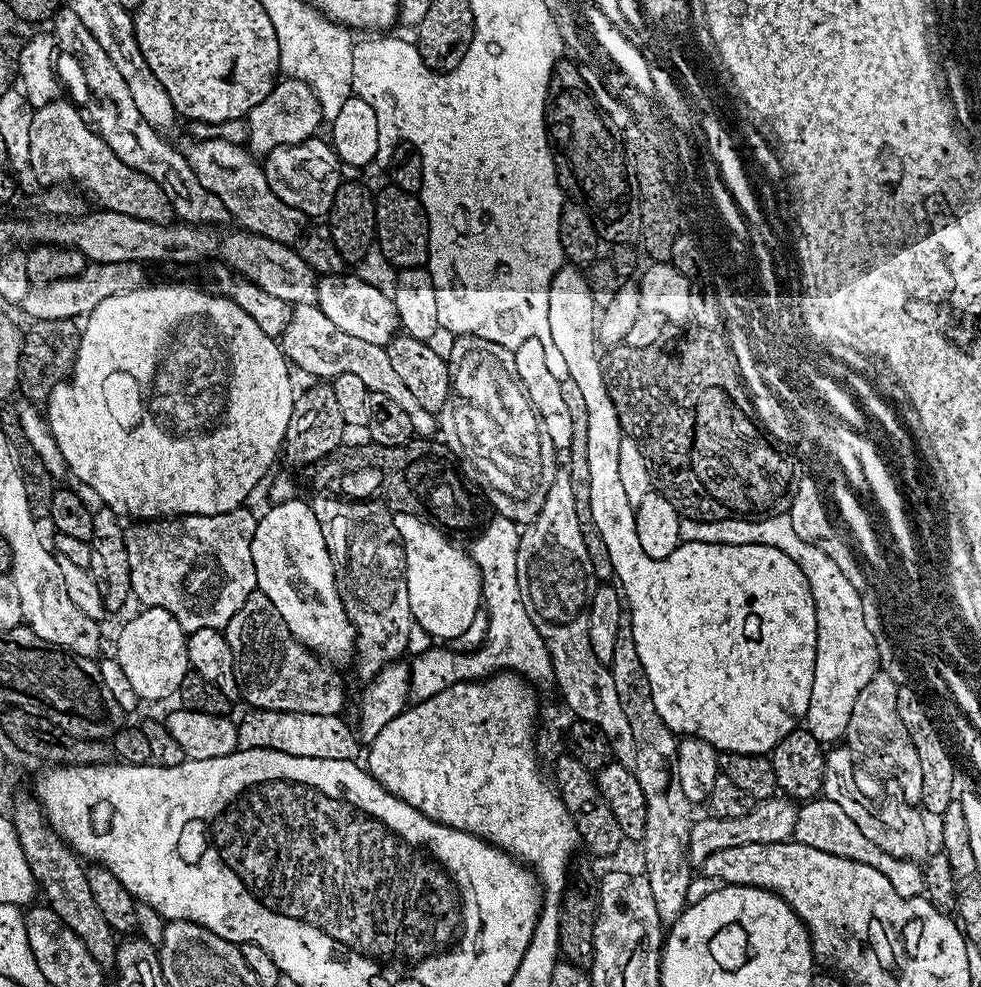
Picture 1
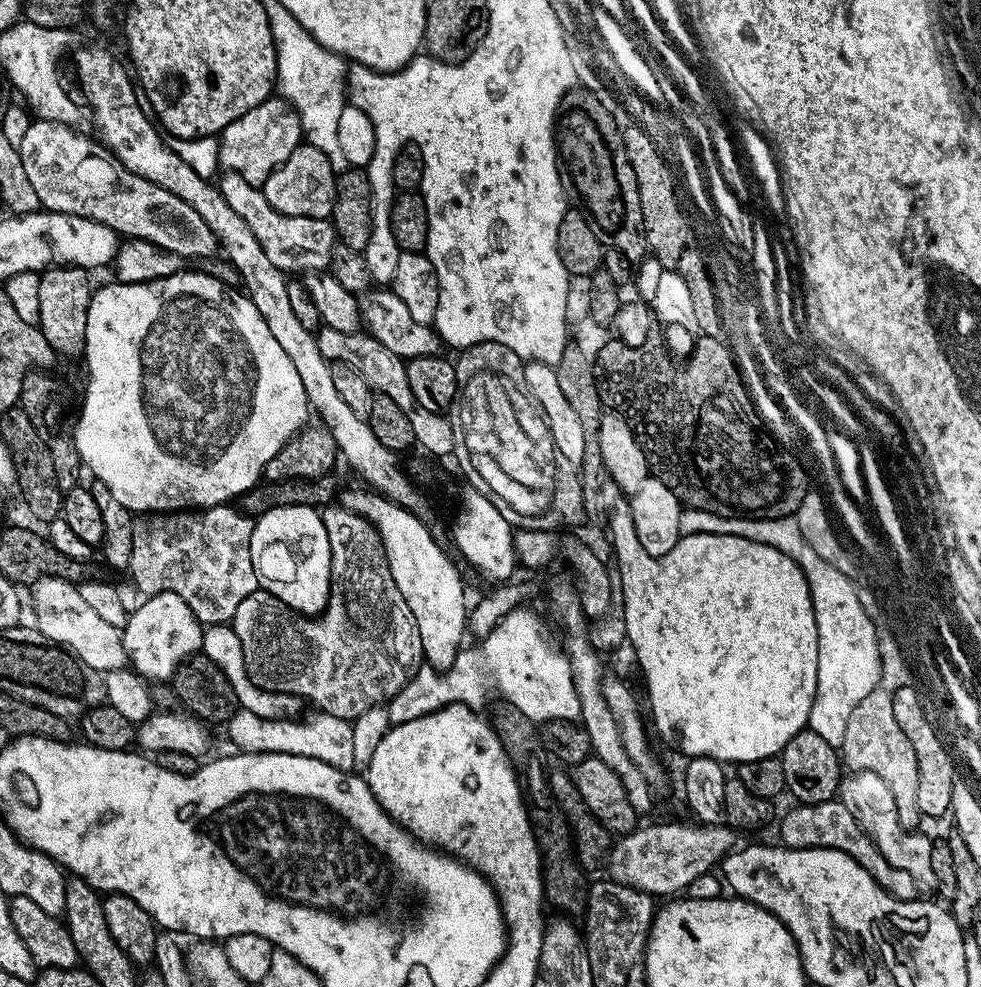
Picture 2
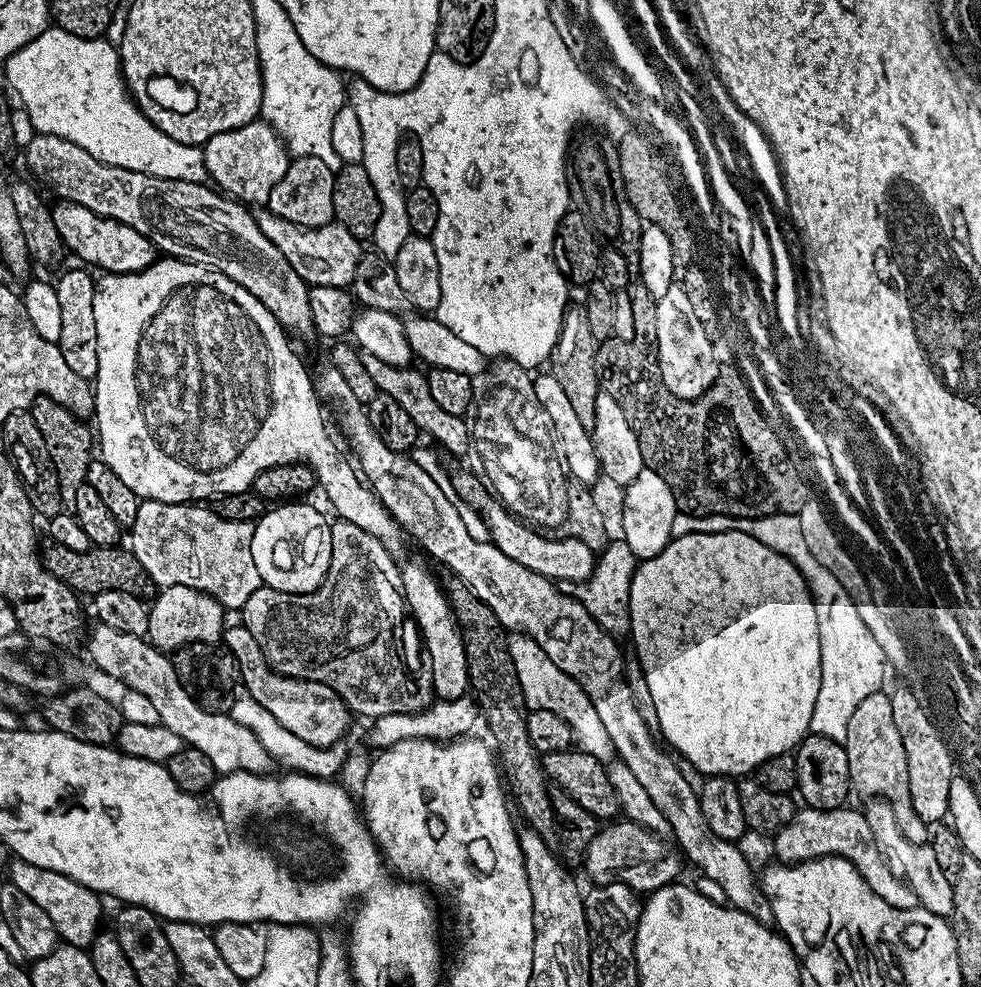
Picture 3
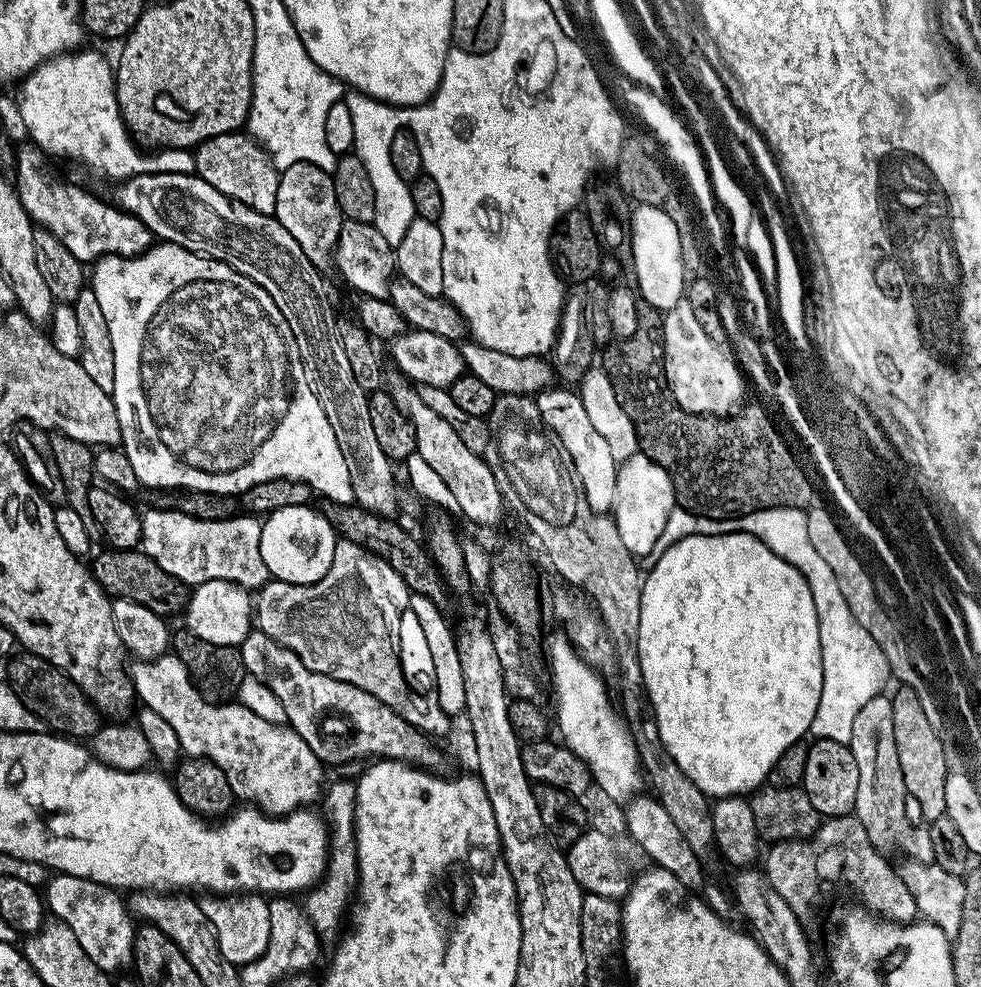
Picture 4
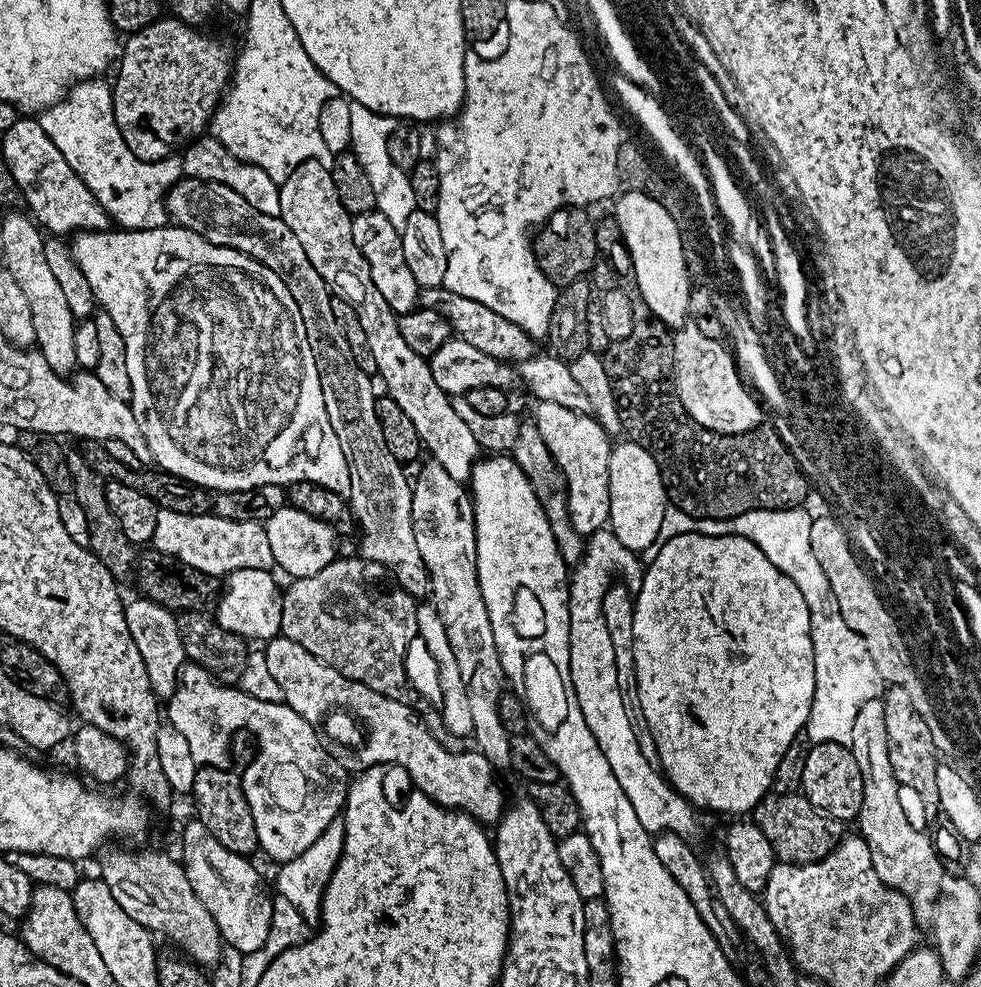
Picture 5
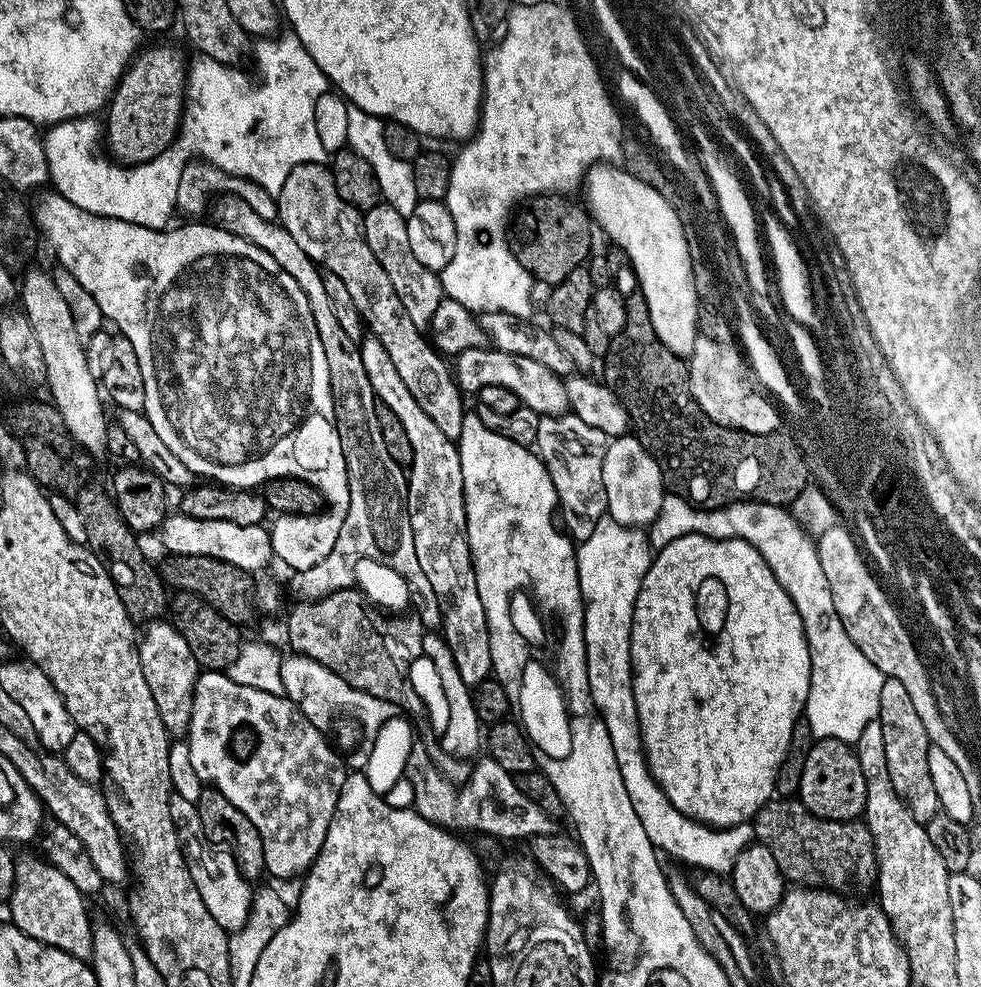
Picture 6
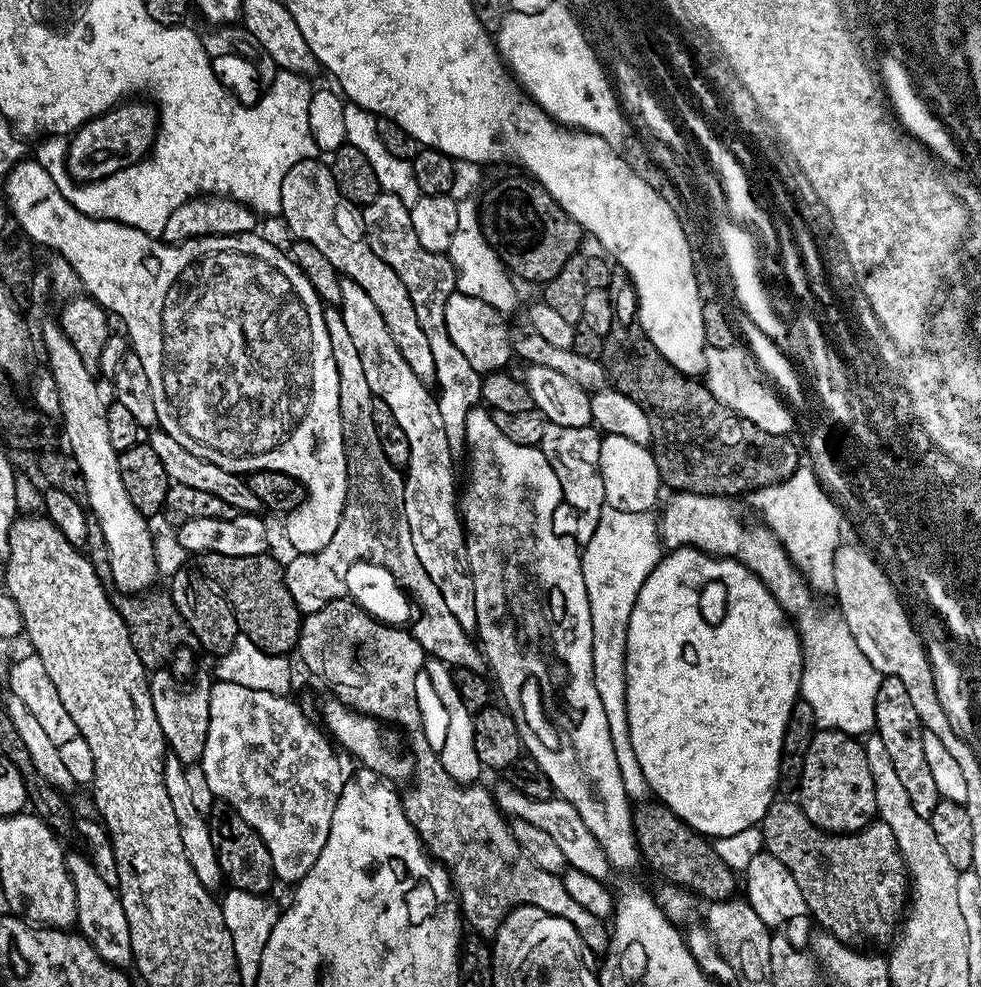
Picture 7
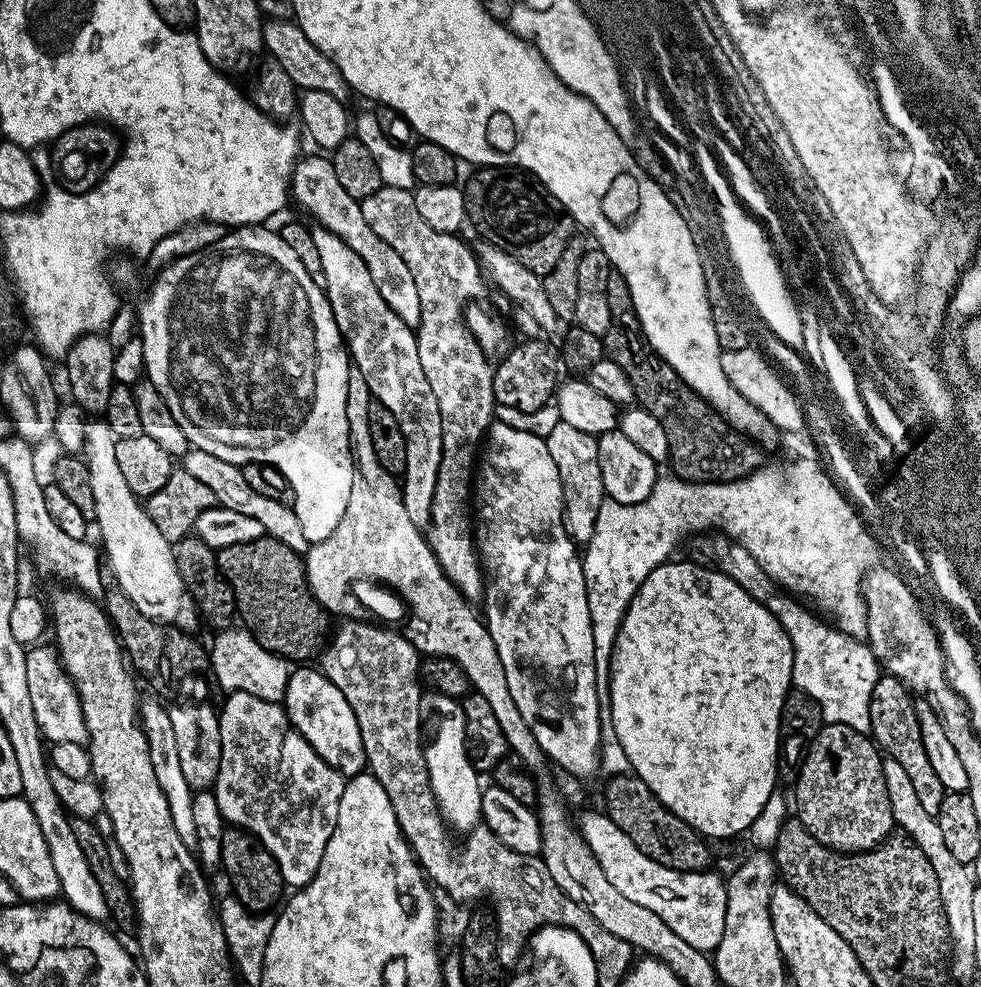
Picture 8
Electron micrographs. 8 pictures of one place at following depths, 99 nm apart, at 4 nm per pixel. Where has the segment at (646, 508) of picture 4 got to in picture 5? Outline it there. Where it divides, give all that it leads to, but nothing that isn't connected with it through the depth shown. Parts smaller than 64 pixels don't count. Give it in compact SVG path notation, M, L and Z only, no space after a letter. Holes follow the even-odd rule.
M631 442L616 444L610 454L610 514L608 524L622 542L632 552L644 554L658 541L658 529L666 507L666 489L660 468L645 448Z

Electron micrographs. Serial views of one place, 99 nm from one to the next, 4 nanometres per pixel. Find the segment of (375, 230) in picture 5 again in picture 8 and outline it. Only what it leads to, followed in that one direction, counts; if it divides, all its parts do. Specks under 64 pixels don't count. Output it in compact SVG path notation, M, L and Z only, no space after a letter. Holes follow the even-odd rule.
M407 188L378 189L370 198L360 201L362 218L368 224L375 224L376 232L391 241L400 249L404 259L412 265L416 274L414 286L418 286L418 302L422 306L420 326L415 329L418 346L418 362L422 362L422 370L426 374L426 382L430 382L430 390L434 390L434 398L438 402L438 410L442 418L442 462L438 466L438 484L434 486L434 502L430 510L430 518L426 528L427 535L437 560L440 561L448 581L464 595L469 602L476 602L484 595L486 573L481 565L474 543L474 520L470 515L470 493L474 488L474 465L478 460L476 447L481 447L486 433L493 423L493 412L496 408L494 398L494 382L492 381L493 365L485 355L479 343L468 332L464 323L465 305L475 301L482 290L482 266L471 247L468 248L459 239L459 235L434 230L418 214L416 197Z

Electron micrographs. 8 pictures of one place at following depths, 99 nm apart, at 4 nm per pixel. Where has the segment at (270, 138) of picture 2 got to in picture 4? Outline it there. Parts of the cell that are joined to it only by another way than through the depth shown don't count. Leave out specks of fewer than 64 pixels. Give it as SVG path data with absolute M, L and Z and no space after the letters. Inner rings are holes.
M240 130L218 134L196 145L194 155L196 157L195 175L210 182L210 186L228 195L230 199L244 203L259 214L275 217L280 172L272 164L263 146L257 144L251 136Z

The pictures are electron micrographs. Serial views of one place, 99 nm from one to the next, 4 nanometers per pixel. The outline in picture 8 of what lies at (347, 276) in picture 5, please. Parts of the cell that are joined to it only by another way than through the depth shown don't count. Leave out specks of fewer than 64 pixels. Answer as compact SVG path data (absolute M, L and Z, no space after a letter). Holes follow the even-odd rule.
M324 154L316 155L320 156L306 157L307 155L305 155L303 158L297 159L290 177L291 199L296 199L317 220L315 223L319 227L336 235L342 242L346 242L346 246L350 246L350 250L354 250L354 254L358 254L358 258L362 258L366 270L370 270L370 278L374 282L374 286L378 286L378 294L382 294L386 306L390 306L390 310L394 310L394 314L398 314L398 318L402 318L402 322L408 328L413 330L419 328L422 306L418 302L418 286L414 286L408 269L400 264L395 252L389 251L389 248L385 248L384 244L381 244L380 240L376 240L376 236L373 236L366 218L362 218L360 201L350 198L350 194L346 194L346 188L338 182L331 159Z

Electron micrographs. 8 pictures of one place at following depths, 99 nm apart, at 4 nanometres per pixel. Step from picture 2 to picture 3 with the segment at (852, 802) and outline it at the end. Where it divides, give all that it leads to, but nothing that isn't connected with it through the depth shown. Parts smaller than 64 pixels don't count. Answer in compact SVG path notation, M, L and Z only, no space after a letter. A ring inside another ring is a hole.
M883 802L869 804L872 805L863 809L864 817L866 822L870 822L874 842L880 853L884 855L884 860L890 866L890 870L894 870L894 874L901 876L910 886L910 890L914 890L914 894L918 894L919 907L945 918L951 917L954 906L952 882L947 881L945 875L942 874L931 843L915 844L910 842L910 838L906 838L902 834L902 830L898 830L898 822L894 822L894 810L890 810L888 804Z

